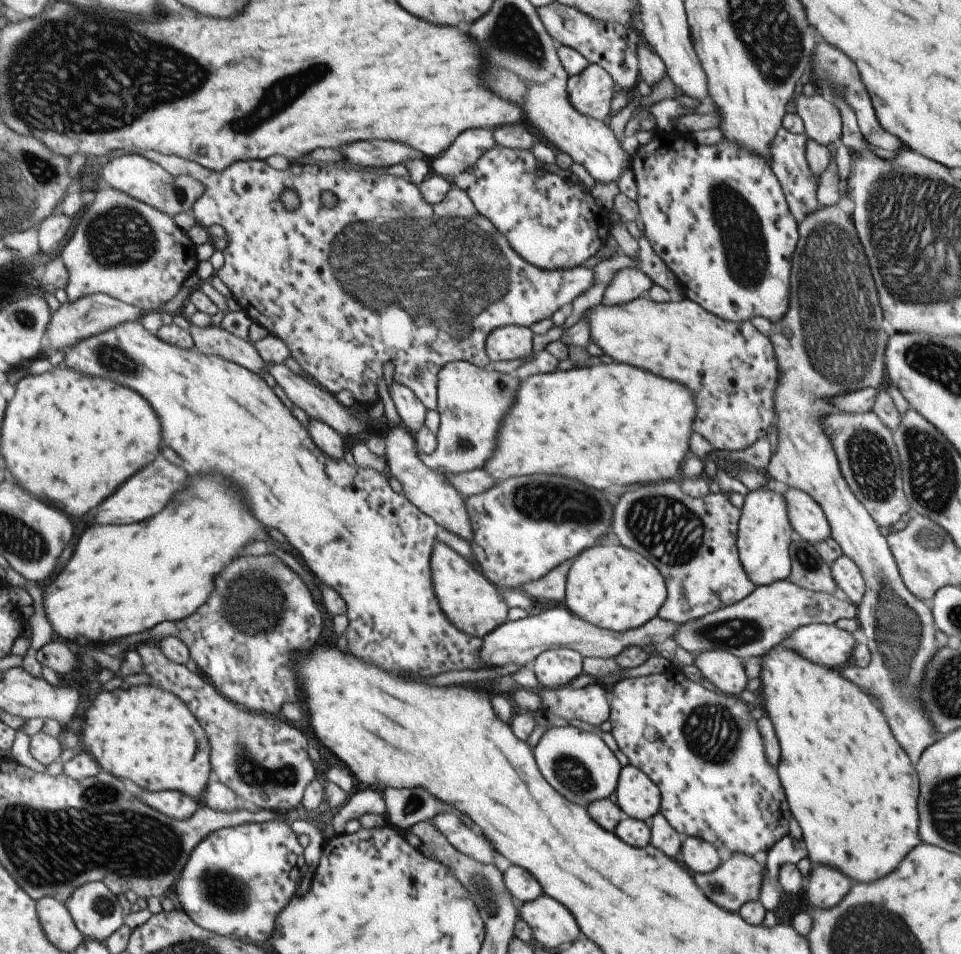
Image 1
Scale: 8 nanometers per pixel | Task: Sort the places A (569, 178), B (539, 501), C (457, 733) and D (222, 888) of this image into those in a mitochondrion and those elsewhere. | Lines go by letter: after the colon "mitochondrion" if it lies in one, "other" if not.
A: other
B: mitochondrion
C: other
D: mitochondrion

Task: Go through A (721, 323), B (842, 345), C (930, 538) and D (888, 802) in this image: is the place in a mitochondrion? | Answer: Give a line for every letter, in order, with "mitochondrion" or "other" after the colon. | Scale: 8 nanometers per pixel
A: other
B: mitochondrion
C: mitochondrion
D: other

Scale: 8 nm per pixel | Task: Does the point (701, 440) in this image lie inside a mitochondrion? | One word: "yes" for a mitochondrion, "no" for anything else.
no

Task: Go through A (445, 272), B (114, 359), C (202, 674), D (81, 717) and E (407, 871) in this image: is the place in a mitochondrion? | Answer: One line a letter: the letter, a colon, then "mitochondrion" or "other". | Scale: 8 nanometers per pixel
A: mitochondrion
B: mitochondrion
C: other
D: other
E: other

